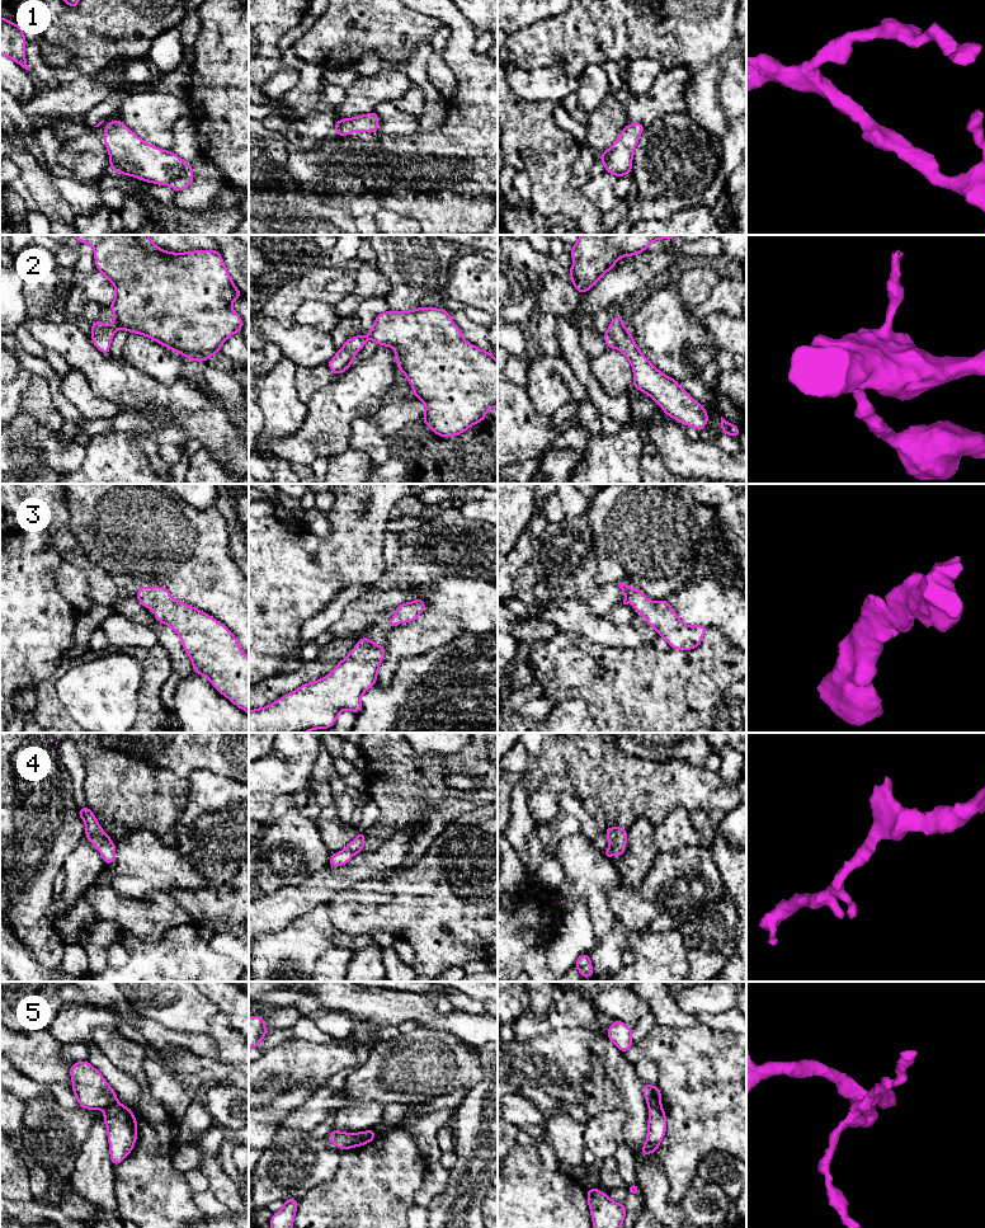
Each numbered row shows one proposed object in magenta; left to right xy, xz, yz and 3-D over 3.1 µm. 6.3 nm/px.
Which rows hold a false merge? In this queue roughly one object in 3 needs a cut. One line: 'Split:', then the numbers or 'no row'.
Split: 5

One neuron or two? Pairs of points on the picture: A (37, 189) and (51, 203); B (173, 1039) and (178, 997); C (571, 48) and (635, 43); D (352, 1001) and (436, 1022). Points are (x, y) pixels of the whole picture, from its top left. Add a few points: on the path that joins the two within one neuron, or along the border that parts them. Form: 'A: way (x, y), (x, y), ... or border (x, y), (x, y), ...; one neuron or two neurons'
A: way (41, 193), (47, 200); one neuron
B: border (145, 1016), (159, 1021), (171, 1030); two neurons
C: way (587, 41), (620, 41); one neuron
D: way (372, 1005), (378, 1007), (415, 1007); one neuron

